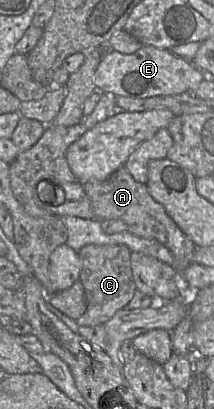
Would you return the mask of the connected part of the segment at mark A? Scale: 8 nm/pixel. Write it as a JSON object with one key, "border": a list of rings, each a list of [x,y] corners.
{"border":[[[125,166],[117,169],[103,181],[85,183],[84,189],[91,201],[95,218],[99,219],[100,221],[108,219],[119,219],[127,225],[128,232],[142,238],[154,239],[163,244],[172,253],[174,257],[173,267],[178,271],[178,274],[182,269],[186,268],[192,263],[192,256],[196,249],[194,243],[182,232],[173,219],[167,214],[165,208],[152,198],[148,192],[146,184],[137,182]]]}

